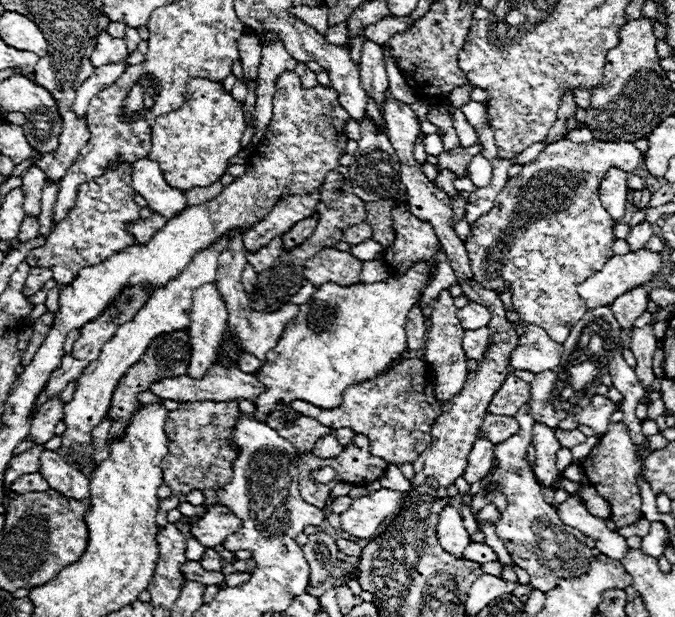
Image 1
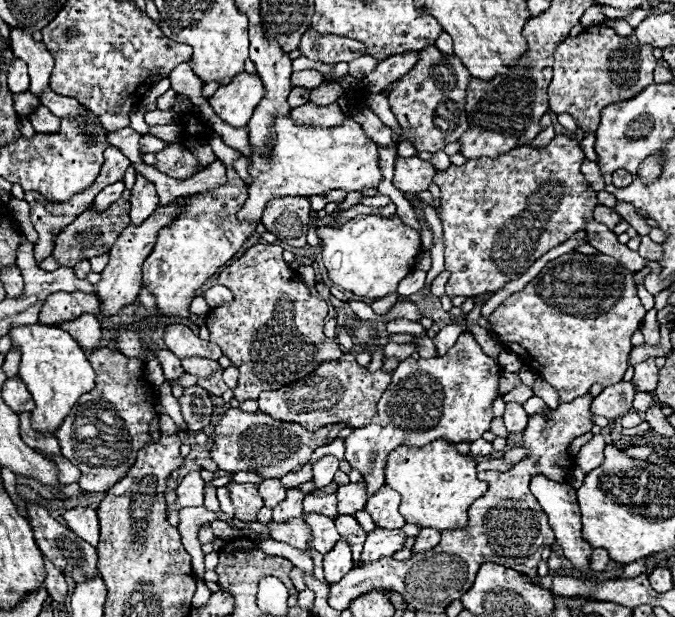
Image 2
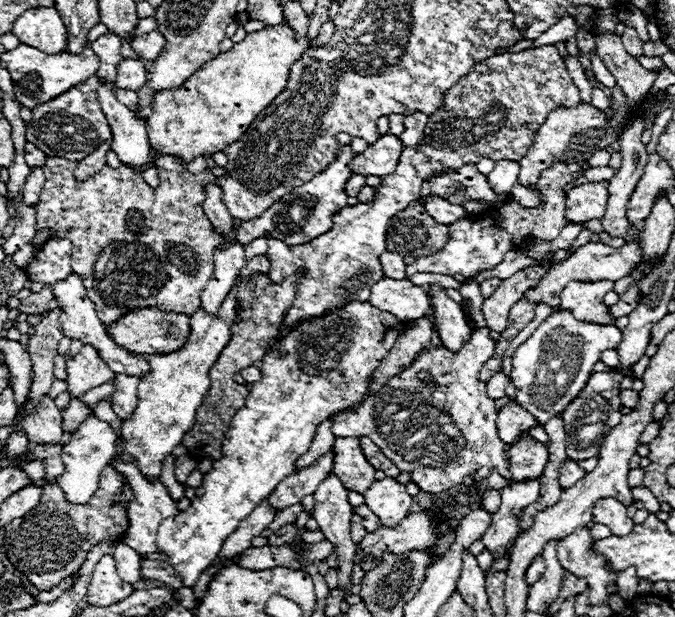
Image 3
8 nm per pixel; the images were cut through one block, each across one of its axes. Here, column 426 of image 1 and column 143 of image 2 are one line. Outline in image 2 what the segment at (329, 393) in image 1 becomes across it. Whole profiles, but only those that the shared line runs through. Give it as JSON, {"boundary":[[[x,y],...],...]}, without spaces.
{"boundary":[[[210,130],[210,134],[212,136],[208,143],[217,158],[226,166],[226,182],[214,190],[178,198],[178,216],[166,228],[162,228],[152,254],[142,266],[142,282],[148,290],[156,294],[156,306],[166,316],[186,318],[190,314],[188,306],[196,292],[202,288],[202,284],[242,248],[242,244],[254,234],[258,226],[236,218],[238,208],[242,208],[242,204],[248,200],[248,186],[233,169],[233,163],[241,153],[227,146],[213,130]]]}

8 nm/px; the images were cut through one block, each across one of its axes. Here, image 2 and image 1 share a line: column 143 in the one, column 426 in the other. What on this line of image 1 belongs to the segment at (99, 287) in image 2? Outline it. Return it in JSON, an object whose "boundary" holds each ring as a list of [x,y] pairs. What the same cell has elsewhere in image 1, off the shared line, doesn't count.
{"boundary":[[[394,208],[392,218],[396,226],[396,242],[384,250],[386,264],[396,274],[402,274],[408,272],[408,268],[416,264],[416,260],[428,260],[434,272],[440,242],[432,226],[412,216],[406,208]]]}

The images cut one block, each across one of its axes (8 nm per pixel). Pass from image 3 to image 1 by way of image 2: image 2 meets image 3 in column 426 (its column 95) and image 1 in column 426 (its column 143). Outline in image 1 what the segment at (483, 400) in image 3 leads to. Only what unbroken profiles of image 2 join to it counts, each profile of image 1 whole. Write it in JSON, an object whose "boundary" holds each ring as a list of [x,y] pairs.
{"boundary":[[[422,358],[400,360],[400,364],[396,364],[392,370],[378,372],[376,378],[364,384],[356,384],[356,388],[348,388],[344,392],[344,404],[334,410],[322,410],[302,400],[294,400],[290,406],[332,430],[352,428],[356,434],[368,436],[370,452],[396,466],[406,462],[414,464],[416,456],[428,448],[432,442],[432,424],[442,412],[428,374],[428,362]]]}

